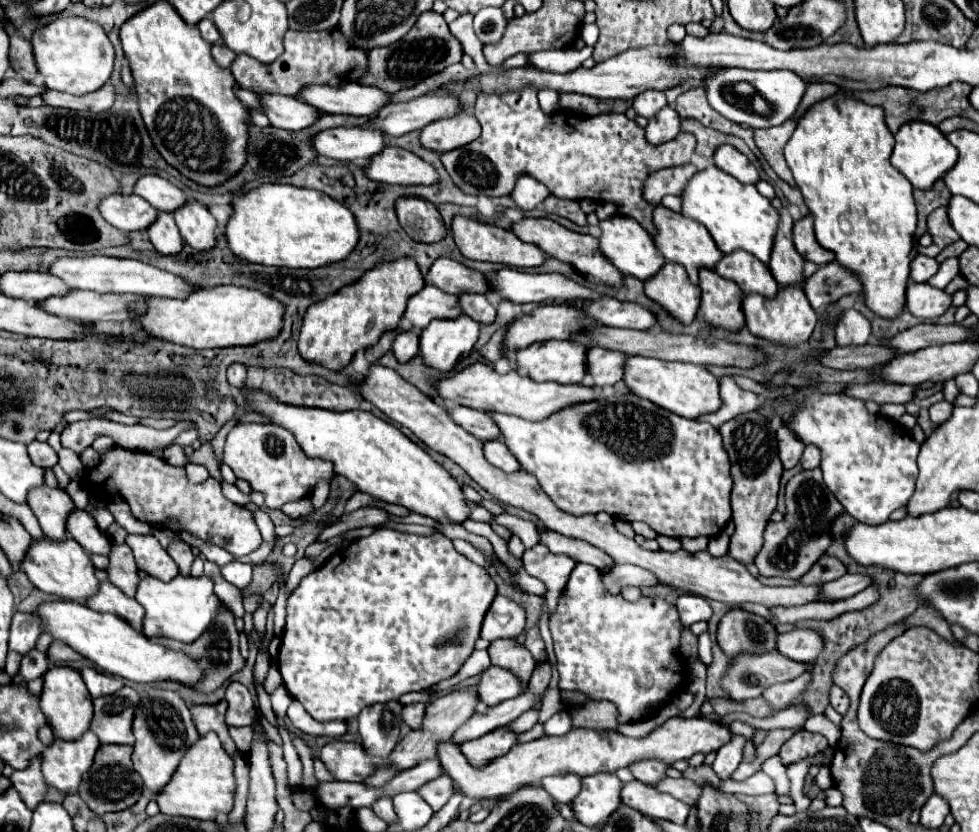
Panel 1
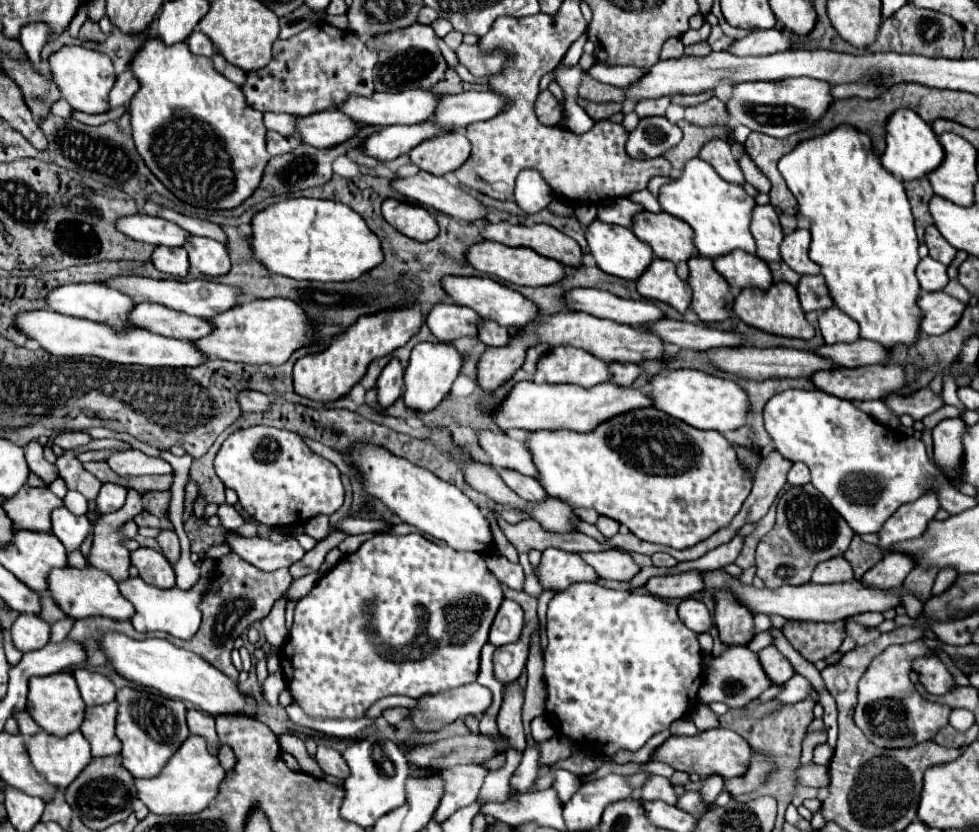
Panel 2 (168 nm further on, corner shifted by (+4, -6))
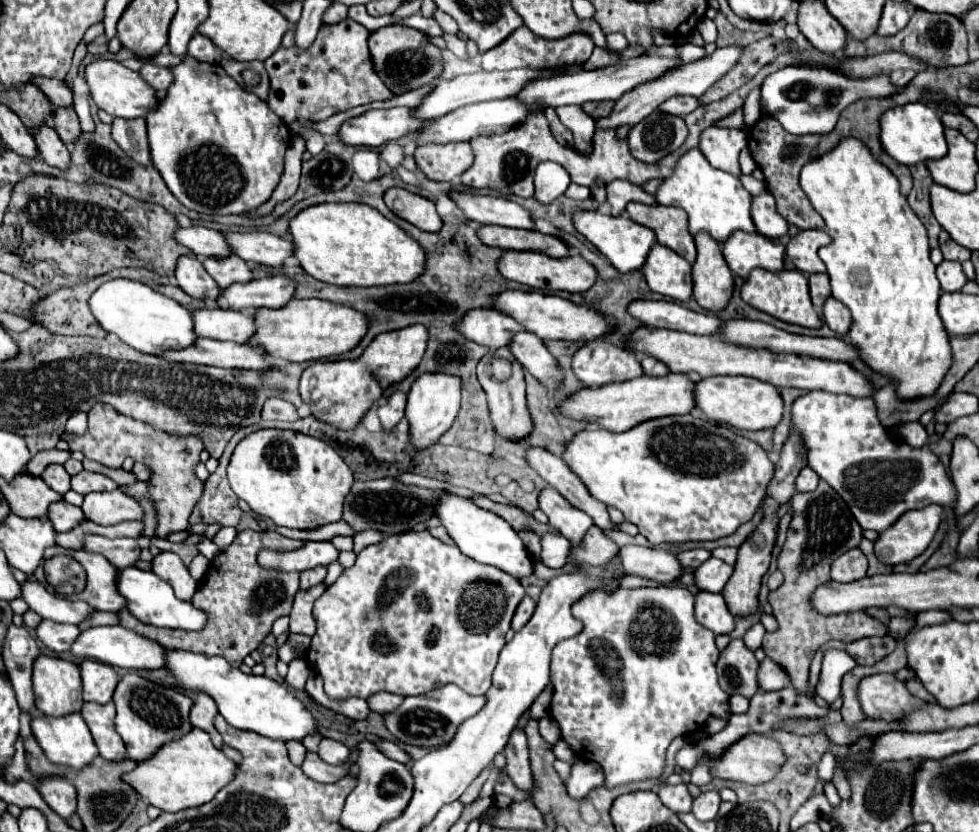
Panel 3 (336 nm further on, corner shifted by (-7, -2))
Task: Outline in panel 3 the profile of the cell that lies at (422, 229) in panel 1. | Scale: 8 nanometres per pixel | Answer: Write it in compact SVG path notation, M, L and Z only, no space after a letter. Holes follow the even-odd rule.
M388 188L384 192L384 202L396 216L404 218L424 232L438 232L442 228L442 220L436 212L434 202L424 196L412 194L404 188Z

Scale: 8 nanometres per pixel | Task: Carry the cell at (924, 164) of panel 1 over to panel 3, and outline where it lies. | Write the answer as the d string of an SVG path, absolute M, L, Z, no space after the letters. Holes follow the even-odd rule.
M912 102L906 106L894 106L880 116L880 144L886 154L890 154L900 164L916 164L926 160L936 160L946 156L948 146L944 140L944 126L940 122L938 110L924 102Z

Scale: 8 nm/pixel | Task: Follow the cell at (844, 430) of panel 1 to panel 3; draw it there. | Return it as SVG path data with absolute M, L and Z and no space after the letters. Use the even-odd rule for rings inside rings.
M808 392L806 396L798 398L792 406L792 432L798 432L806 442L808 450L808 466L820 474L848 504L858 524L866 530L882 532L896 522L908 510L918 510L928 504L940 506L954 506L956 490L954 484L948 480L942 462L924 448L912 448L902 440L892 440L878 422L876 406L872 398L856 398L846 394L830 394L830 392Z

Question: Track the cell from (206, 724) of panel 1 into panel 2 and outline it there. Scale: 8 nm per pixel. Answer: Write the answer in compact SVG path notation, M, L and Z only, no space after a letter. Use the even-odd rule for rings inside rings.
M187 710L187 724L191 734L203 736L209 742L209 750L211 754L217 754L221 748L219 736L215 732L215 718L211 718L209 714L203 714L199 710Z

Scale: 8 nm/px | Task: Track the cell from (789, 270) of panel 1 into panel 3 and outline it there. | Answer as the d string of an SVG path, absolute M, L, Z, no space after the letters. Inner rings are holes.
M768 192L752 196L752 220L756 230L768 238L784 238L788 232L788 222L776 212L774 196Z

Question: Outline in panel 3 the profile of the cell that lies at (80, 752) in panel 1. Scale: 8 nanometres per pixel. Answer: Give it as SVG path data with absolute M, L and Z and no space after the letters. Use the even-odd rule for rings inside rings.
M78 712L58 716L58 718L36 716L36 718L32 718L30 726L32 726L32 732L34 732L38 744L42 746L44 754L54 764L66 764L66 766L70 766L74 770L82 770L84 766L88 766L98 756L98 748L94 746L94 740L92 740L90 732L88 732L88 726L86 726L86 722L82 720L82 716Z

